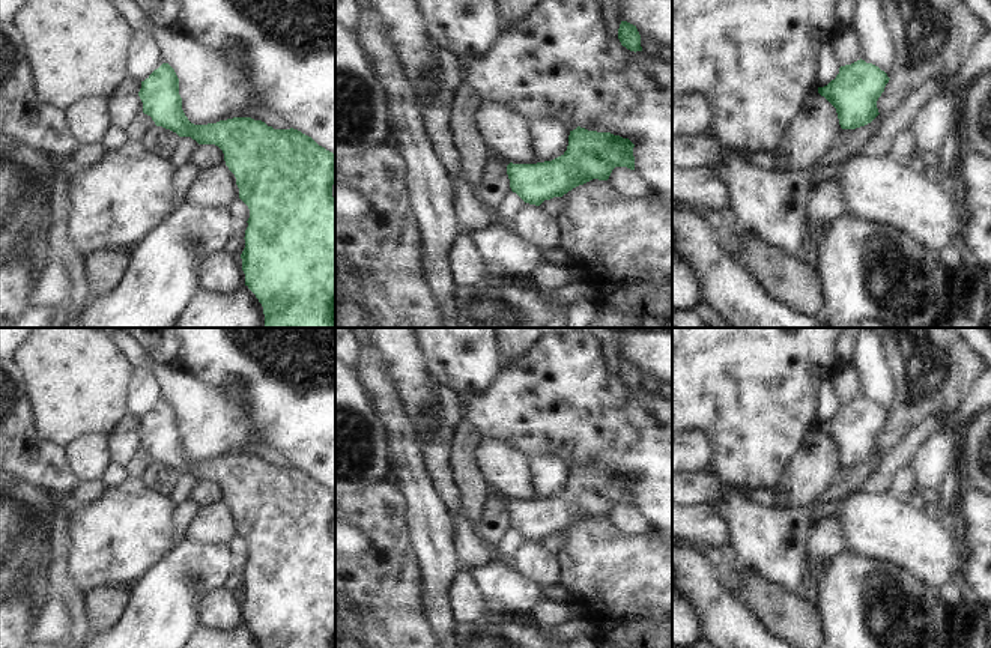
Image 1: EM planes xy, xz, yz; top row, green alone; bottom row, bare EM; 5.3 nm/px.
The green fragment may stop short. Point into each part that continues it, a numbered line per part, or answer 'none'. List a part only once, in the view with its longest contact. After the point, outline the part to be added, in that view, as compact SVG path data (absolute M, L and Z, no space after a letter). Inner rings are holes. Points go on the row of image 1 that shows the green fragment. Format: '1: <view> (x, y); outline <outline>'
none

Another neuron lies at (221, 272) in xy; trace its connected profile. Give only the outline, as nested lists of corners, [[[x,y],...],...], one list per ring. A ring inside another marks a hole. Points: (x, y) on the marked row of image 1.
[[[226,251],[215,253],[202,266],[203,289],[229,295],[245,286],[242,259]]]

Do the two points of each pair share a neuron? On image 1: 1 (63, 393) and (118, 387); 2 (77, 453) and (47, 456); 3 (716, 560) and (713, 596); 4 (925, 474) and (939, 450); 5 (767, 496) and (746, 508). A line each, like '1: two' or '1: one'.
1: one
2: two
3: two
4: one
5: two

